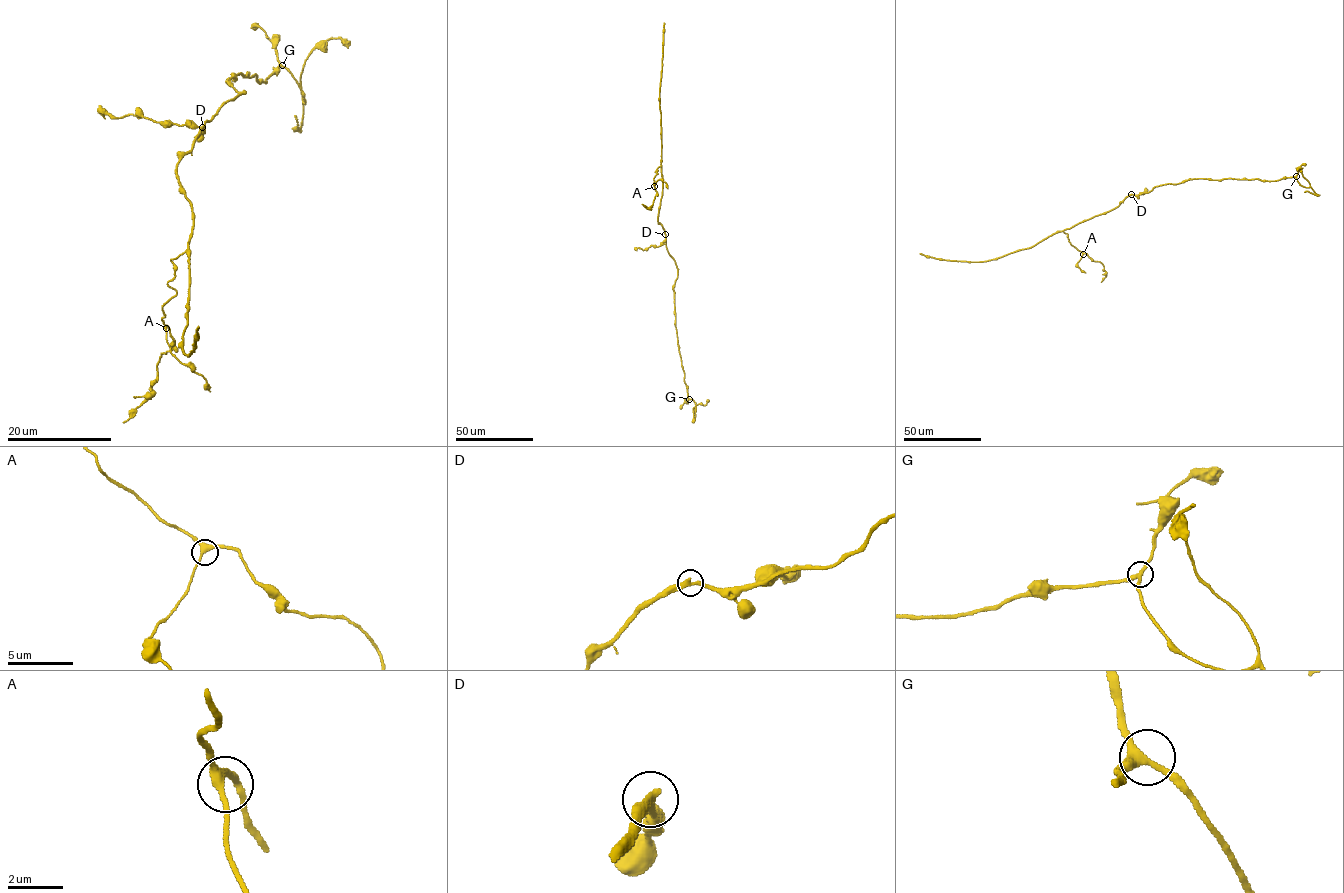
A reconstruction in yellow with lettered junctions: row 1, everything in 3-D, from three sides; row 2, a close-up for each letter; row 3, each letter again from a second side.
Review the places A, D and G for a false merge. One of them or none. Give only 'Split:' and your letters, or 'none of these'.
Split: none of these

